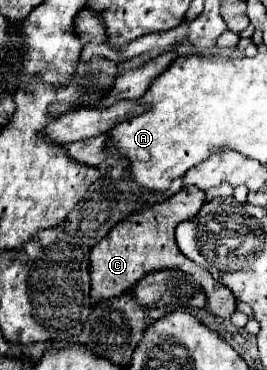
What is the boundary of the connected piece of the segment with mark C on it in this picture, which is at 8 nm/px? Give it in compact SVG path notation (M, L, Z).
M188 187L182 189L180 193L176 193L174 197L170 197L168 201L156 203L152 207L148 207L146 211L138 211L134 213L130 219L118 223L106 239L102 239L92 251L90 251L90 277L92 277L92 303L96 305L98 301L122 295L126 291L130 291L136 281L140 281L144 275L152 273L152 271L160 271L160 269L180 269L188 275L194 275L198 279L202 279L202 289L206 295L206 305L204 309L210 311L216 317L224 317L230 319L232 313L236 311L236 299L230 293L230 289L226 289L224 285L220 285L218 281L212 279L212 275L198 267L194 261L188 261L188 257L184 257L176 245L174 239L174 229L178 223L192 219L198 215L200 207L204 203L204 191L200 191L198 187Z

